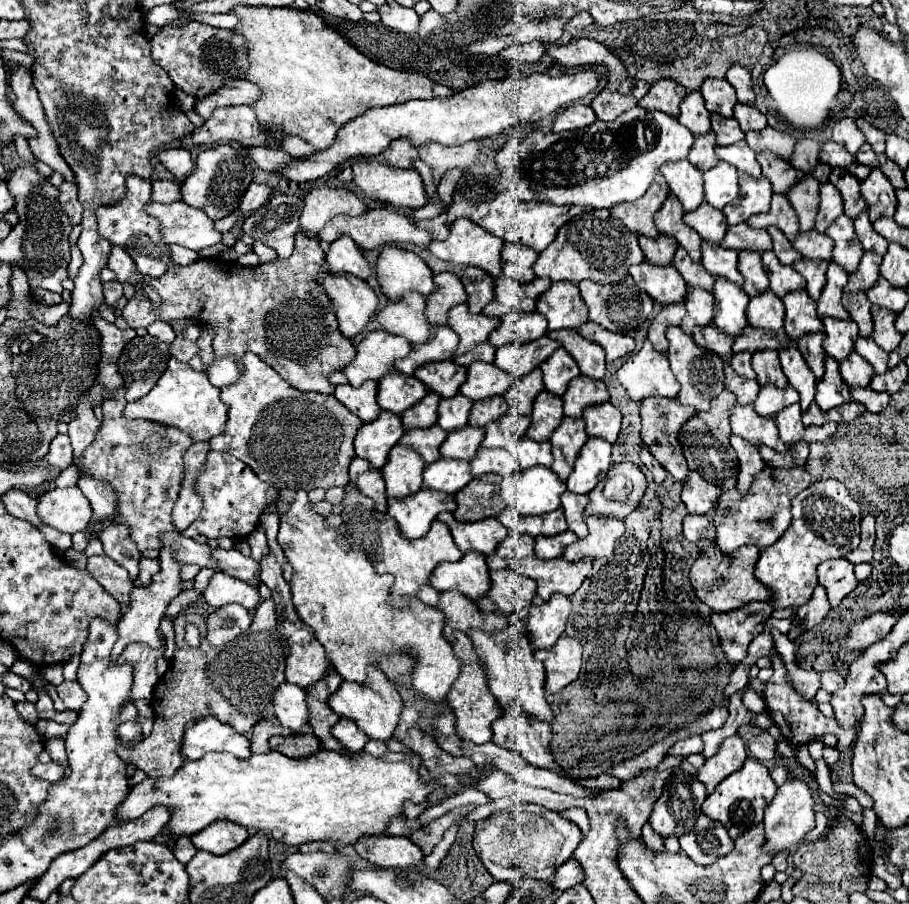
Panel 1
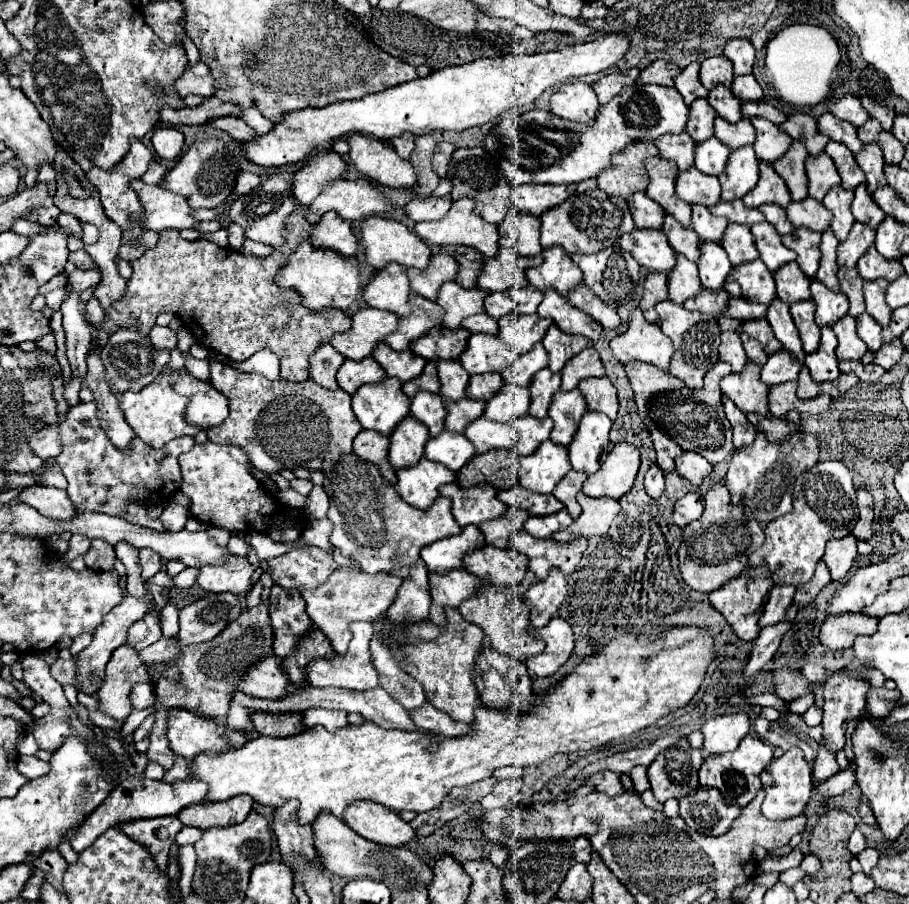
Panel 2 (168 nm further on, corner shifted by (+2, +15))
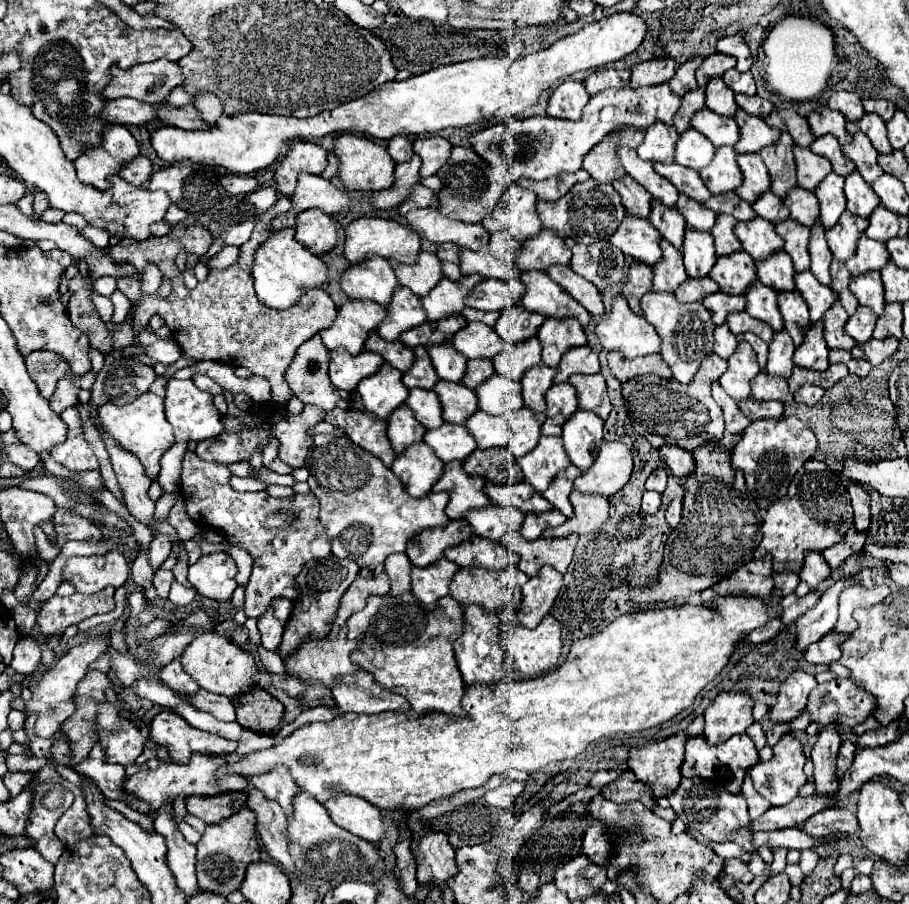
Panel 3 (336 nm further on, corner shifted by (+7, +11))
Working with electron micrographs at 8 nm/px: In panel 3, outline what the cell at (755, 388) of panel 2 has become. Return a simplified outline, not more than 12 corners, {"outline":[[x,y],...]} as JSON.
{"outline":[[741,342],[719,378],[737,402],[751,396],[761,372],[755,352]]}

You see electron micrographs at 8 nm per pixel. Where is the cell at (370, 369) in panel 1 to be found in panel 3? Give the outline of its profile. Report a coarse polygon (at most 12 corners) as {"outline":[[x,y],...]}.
{"outline":[[349,300],[331,328],[319,332],[329,350],[359,354],[369,332],[387,318],[371,300]]}

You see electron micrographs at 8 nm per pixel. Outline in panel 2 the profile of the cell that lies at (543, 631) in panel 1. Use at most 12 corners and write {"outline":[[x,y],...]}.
{"outline":[[552,568],[528,588],[534,628],[548,624],[566,598],[566,578]]}

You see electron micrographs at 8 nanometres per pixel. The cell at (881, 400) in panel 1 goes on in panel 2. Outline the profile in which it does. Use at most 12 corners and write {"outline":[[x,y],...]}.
{"outline":[[860,360],[840,362],[840,372],[852,372],[860,380],[872,382],[884,368]]}

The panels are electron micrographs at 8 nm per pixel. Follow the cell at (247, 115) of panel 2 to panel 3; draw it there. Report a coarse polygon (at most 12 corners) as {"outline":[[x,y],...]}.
{"outline":[[215,94],[195,96],[203,120],[215,124],[223,116],[223,104]]}

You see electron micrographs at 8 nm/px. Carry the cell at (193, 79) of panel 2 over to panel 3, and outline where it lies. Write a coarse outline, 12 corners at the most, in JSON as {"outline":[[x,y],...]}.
{"outline":[[161,58],[113,68],[109,100],[157,104],[183,86],[179,64]]}

